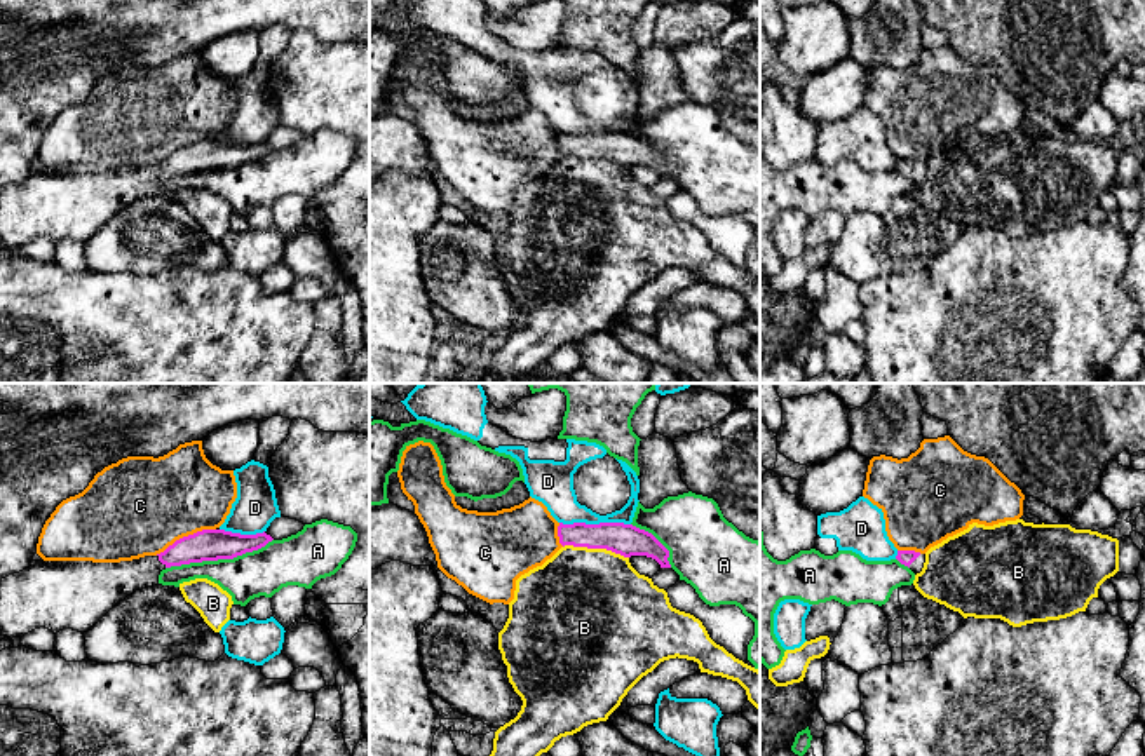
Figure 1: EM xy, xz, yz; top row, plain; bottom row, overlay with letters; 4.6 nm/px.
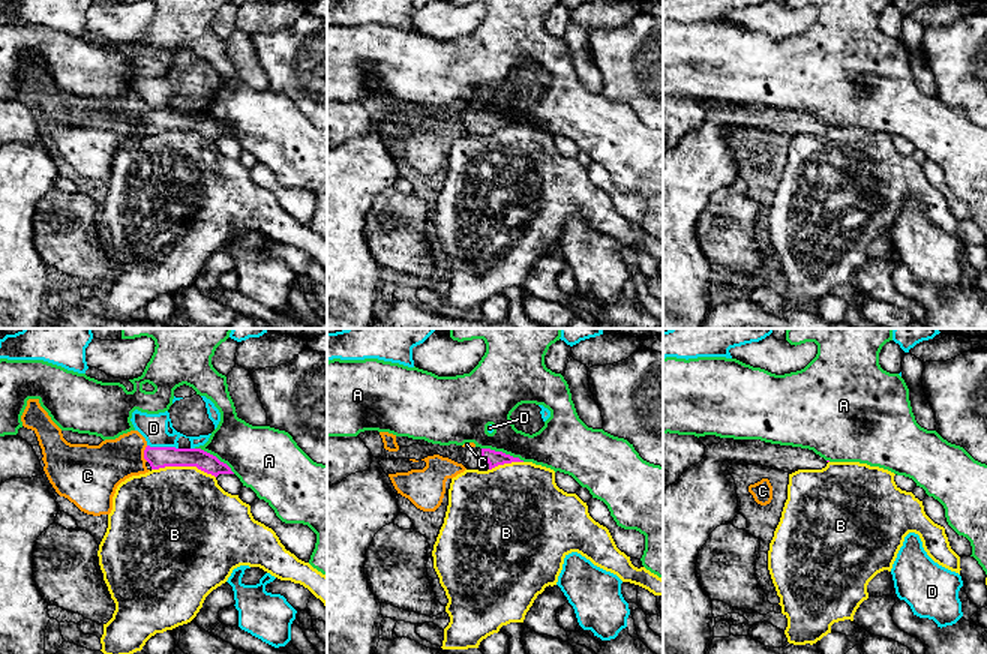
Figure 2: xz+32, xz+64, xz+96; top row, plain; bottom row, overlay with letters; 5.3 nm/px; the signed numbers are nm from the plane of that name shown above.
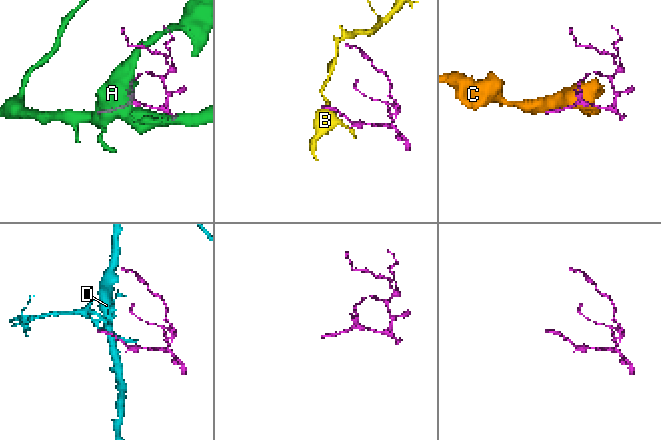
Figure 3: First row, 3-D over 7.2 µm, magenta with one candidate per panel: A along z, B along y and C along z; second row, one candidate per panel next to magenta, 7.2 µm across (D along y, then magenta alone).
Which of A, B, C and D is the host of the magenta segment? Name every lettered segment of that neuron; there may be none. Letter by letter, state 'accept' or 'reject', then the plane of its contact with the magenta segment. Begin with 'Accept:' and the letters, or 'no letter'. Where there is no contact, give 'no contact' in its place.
Accept: no letter
A: reject | xy
B: reject | xz
C: reject | xy
D: reject | xz

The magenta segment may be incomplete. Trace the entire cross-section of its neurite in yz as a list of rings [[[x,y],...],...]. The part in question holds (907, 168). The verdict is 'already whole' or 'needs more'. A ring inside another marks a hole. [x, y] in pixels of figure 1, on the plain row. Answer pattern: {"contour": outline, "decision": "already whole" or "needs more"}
{"contour": [[[898,160],[896,169],[917,185],[924,178],[925,164],[915,160]]], "decision": "needs more"}

